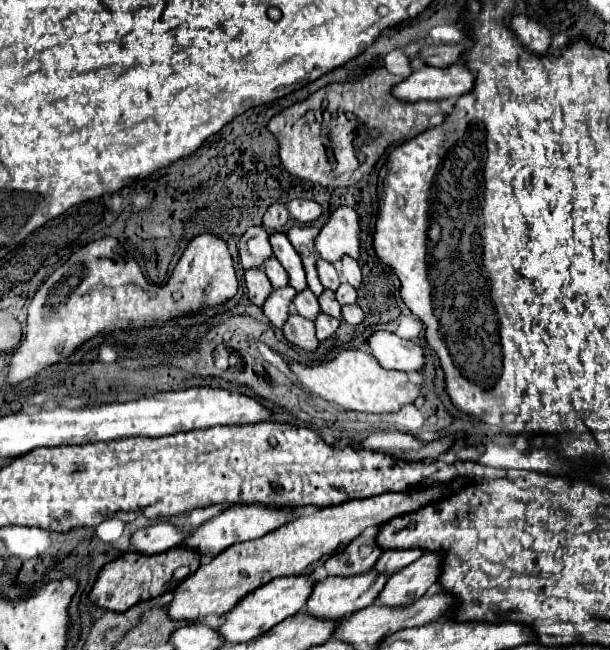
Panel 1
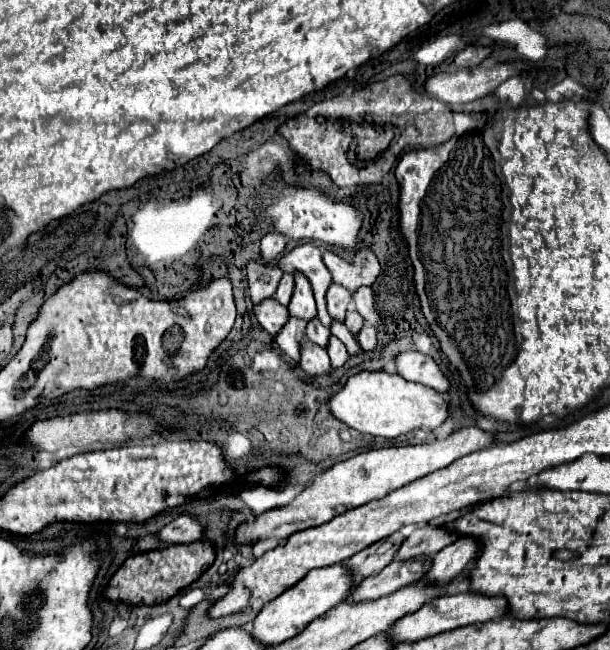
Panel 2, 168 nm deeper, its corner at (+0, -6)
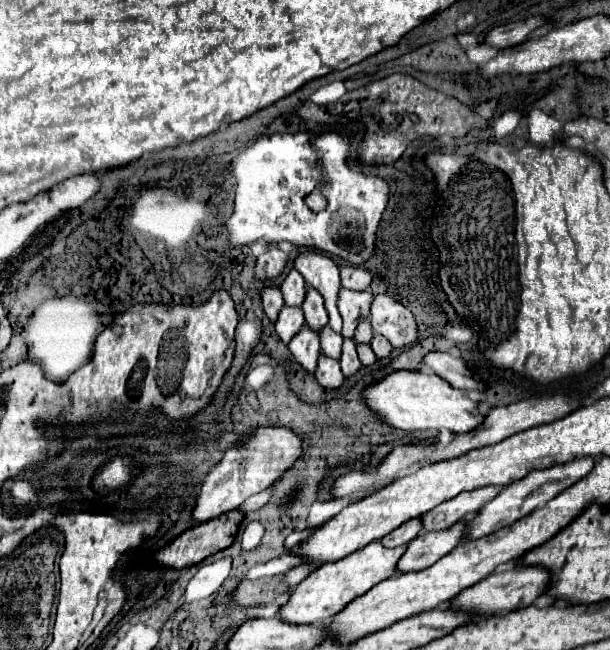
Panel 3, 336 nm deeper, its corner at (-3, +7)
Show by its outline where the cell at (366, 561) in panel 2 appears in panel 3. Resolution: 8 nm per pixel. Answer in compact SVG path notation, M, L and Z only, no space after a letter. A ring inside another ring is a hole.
M412 518L408 522L404 522L404 526L392 530L392 534L386 534L384 538L380 538L382 546L386 548L396 548L396 546L404 546L408 544L412 538L416 538L416 534L420 532L422 524L420 524L420 518Z

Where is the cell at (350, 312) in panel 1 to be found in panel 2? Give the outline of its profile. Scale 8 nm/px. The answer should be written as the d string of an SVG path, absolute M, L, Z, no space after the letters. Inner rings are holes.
M365 323L365 327L357 335L357 339L359 339L363 351L373 351L377 347L377 331L373 327L369 327L369 323Z

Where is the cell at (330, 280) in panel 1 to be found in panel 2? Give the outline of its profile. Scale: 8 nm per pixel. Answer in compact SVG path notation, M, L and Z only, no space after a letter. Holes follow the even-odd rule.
M333 283L327 291L327 309L329 309L329 315L335 319L335 321L345 321L345 313L351 309L353 301L353 295L349 291L345 291L345 287Z

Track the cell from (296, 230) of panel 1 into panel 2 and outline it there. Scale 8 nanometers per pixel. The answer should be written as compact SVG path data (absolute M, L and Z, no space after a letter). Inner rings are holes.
M301 243L293 251L283 255L279 259L277 267L283 273L303 273L309 279L315 301L317 301L317 311L319 311L317 317L325 327L331 327L331 317L325 307L325 293L327 293L329 285L333 283L333 279L321 259L319 247L315 247L313 243Z

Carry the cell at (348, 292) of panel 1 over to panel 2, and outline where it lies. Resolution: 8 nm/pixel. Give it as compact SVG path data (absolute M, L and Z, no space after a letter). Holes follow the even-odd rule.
M349 311L347 319L345 319L345 327L347 327L353 335L357 335L357 333L361 331L361 327L363 327L363 319L361 319L361 315L357 315L357 311Z

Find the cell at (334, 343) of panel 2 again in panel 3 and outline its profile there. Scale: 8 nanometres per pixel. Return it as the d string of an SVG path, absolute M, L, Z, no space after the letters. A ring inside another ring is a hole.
M344 338L344 344L342 344L342 356L340 356L340 366L342 366L344 376L354 374L354 372L362 366L362 364L360 364L360 360L358 360L356 346L354 346L352 338Z

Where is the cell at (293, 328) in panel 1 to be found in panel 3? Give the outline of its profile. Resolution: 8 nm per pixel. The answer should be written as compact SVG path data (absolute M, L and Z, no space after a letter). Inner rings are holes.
M320 354L318 366L316 366L316 378L324 388L338 388L344 382L338 360L326 358L326 354Z

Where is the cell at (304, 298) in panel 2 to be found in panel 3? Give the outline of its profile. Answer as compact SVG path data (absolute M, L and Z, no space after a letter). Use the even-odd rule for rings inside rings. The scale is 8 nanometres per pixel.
M308 288L308 294L304 296L304 302L302 302L300 308L304 310L306 324L308 324L312 330L318 332L322 326L328 324L328 314L326 314L326 308L324 308L324 300L320 298L318 290Z

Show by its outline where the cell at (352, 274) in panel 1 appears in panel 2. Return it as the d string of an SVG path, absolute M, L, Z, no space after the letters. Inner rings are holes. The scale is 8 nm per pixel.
M365 287L365 289L361 289L361 291L357 291L357 293L353 295L353 301L355 301L355 309L357 309L357 313L359 313L367 323L371 323L375 329L381 329L383 323L381 323L377 311L375 311L373 291L371 291L369 287Z

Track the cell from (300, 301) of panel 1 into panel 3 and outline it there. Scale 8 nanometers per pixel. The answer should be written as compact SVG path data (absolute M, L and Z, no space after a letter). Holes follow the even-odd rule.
M324 326L324 330L320 330L320 346L324 350L324 354L328 354L330 358L340 358L340 348L342 348L342 336L338 332L334 332L330 326Z

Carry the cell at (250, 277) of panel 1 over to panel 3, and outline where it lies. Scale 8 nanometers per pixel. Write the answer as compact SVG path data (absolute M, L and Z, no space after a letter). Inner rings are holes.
M282 306L280 314L278 314L278 320L276 320L276 332L280 336L280 340L284 344L290 342L292 334L296 334L304 324L304 314L302 314L302 308L296 308L296 306Z

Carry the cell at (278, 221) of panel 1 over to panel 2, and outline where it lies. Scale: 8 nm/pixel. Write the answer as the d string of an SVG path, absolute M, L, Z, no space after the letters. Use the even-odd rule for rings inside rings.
M275 231L267 233L261 239L261 261L263 263L273 263L275 259L279 259L279 255L285 251L285 237L277 235Z

